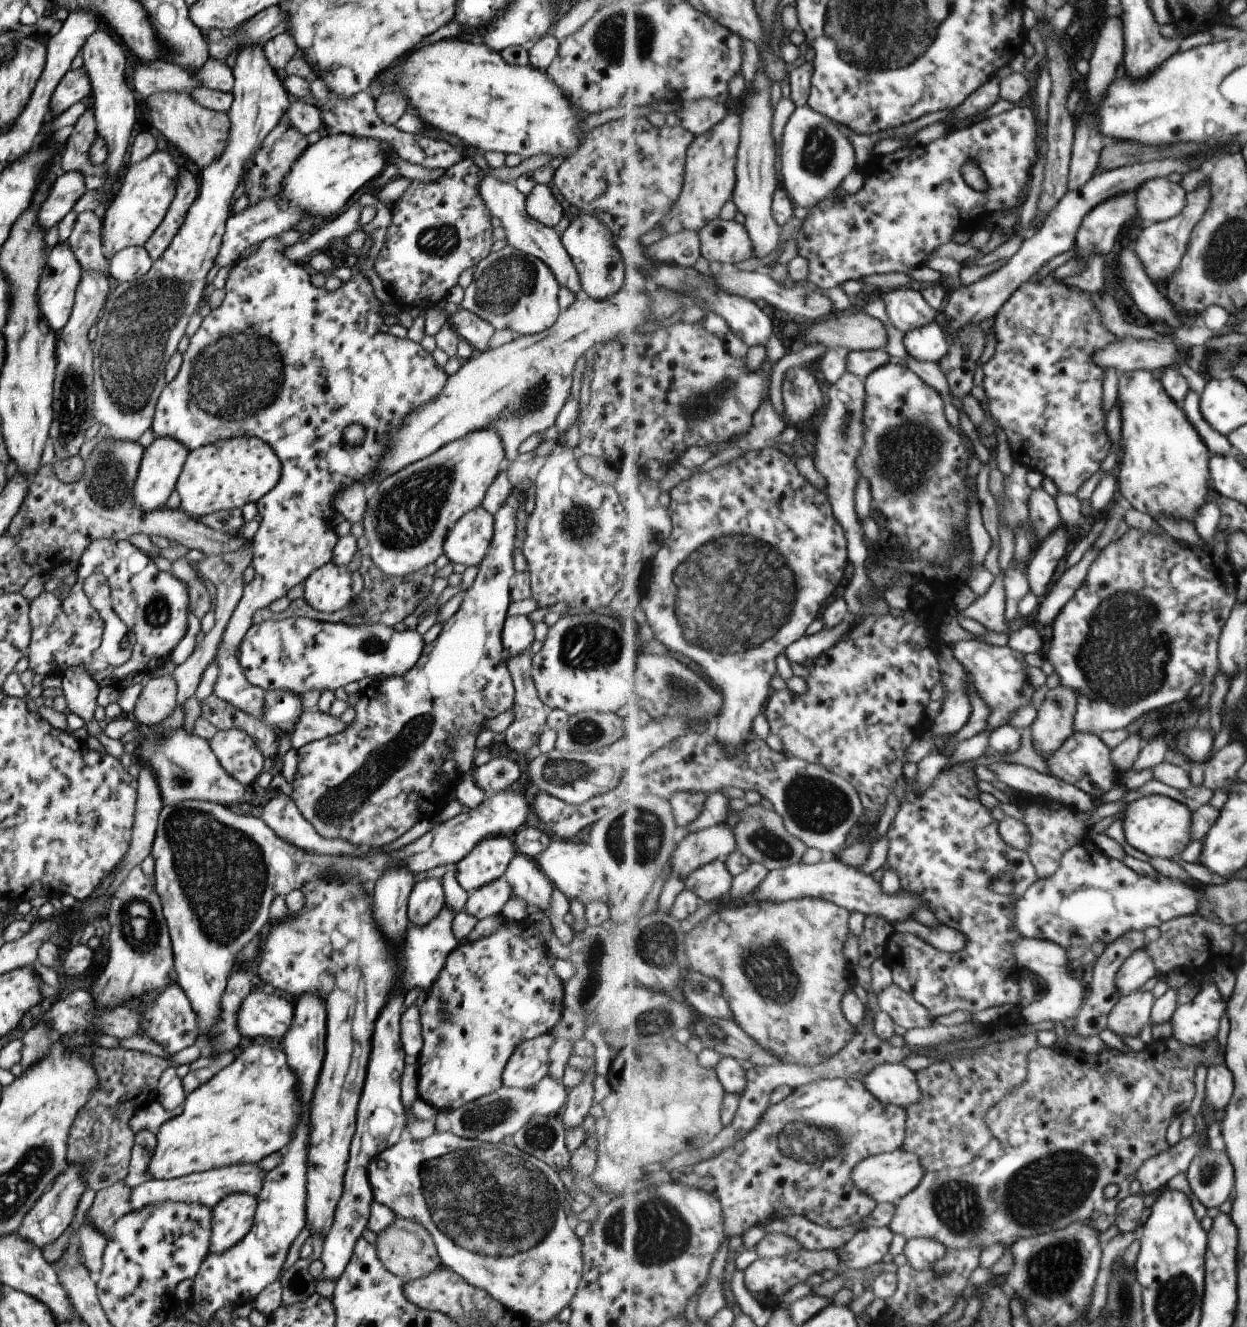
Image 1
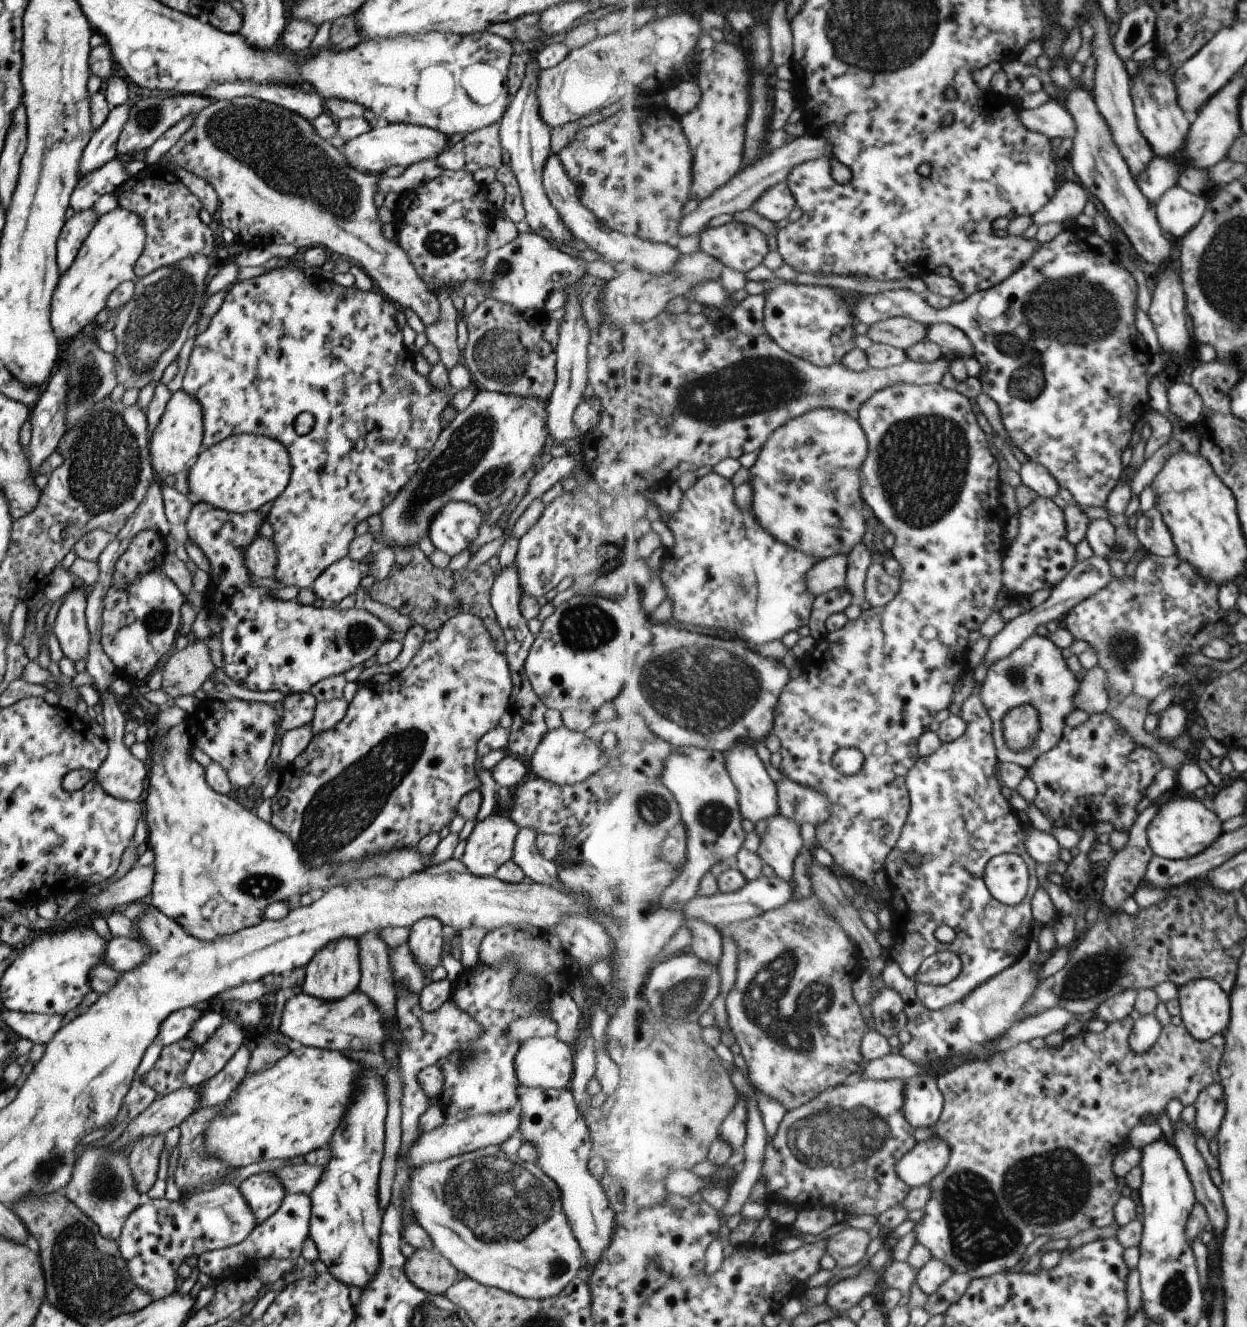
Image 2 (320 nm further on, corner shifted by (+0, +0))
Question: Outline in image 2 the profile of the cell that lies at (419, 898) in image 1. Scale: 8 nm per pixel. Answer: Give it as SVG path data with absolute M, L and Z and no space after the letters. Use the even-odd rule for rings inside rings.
M421 917L410 926L406 944L425 975L441 962L441 927L439 920L433 917Z

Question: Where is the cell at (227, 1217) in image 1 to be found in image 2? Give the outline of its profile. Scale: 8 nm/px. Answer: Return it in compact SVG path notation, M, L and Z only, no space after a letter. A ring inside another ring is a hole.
M267 1171L248 1176L237 1187L258 1224L279 1208L282 1198L287 1193L276 1174Z

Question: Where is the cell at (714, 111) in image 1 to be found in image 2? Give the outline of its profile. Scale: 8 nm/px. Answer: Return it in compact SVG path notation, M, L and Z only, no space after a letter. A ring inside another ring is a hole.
M693 80L681 81L665 91L666 105L680 118L693 112L702 99L701 87Z

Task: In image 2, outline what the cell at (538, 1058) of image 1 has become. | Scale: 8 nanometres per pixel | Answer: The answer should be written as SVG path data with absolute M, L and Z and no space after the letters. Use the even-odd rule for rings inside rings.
M554 1036L531 1037L520 1041L513 1059L514 1073L519 1085L538 1089L563 1089L570 1081L572 1048Z

